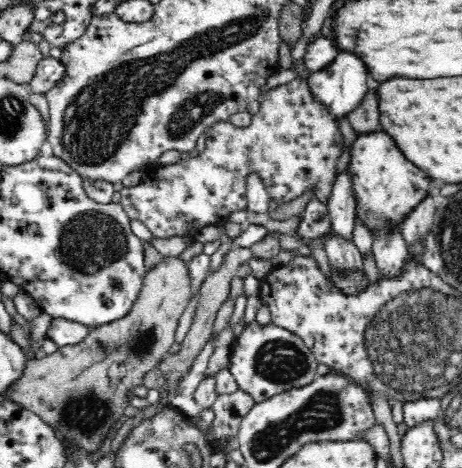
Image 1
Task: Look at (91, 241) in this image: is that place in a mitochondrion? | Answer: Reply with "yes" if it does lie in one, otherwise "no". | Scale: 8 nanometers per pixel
yes

